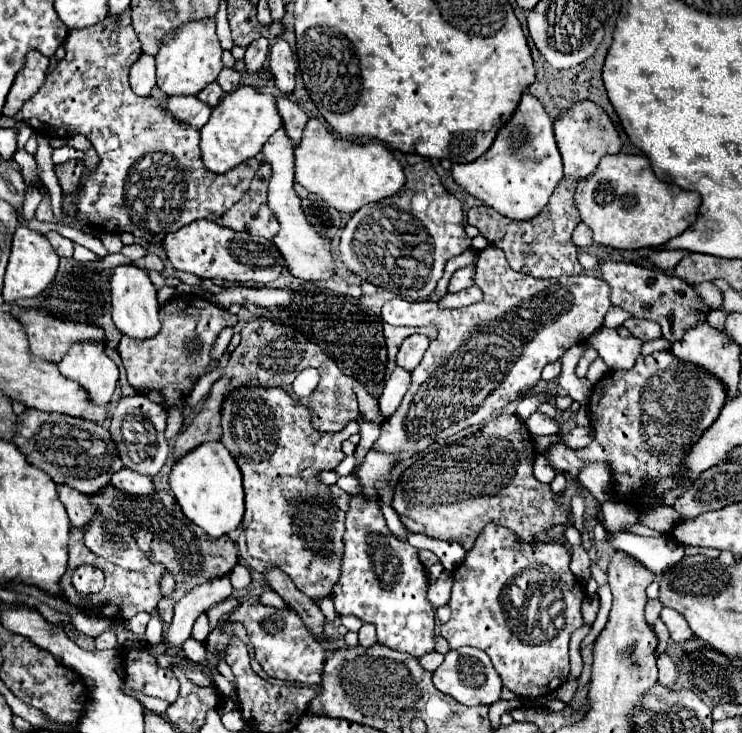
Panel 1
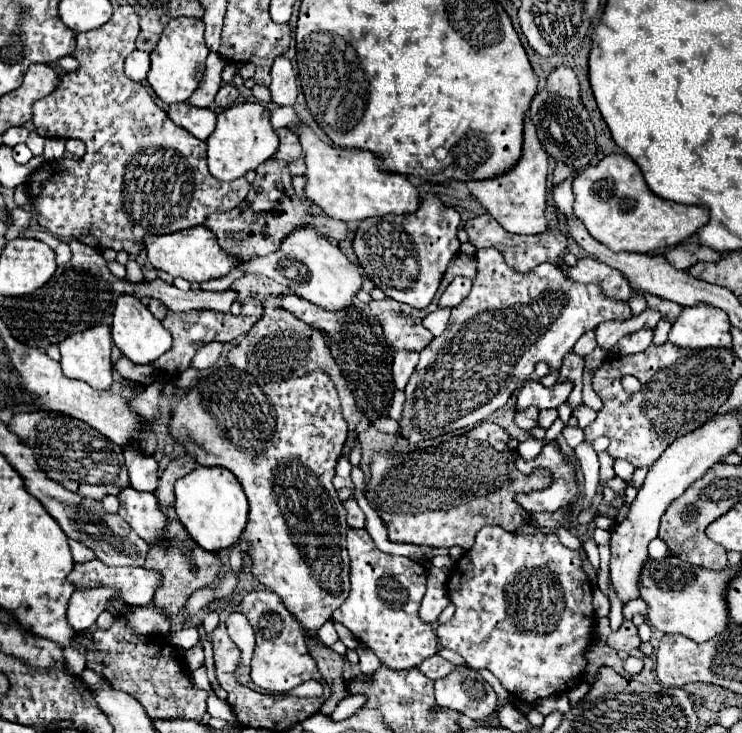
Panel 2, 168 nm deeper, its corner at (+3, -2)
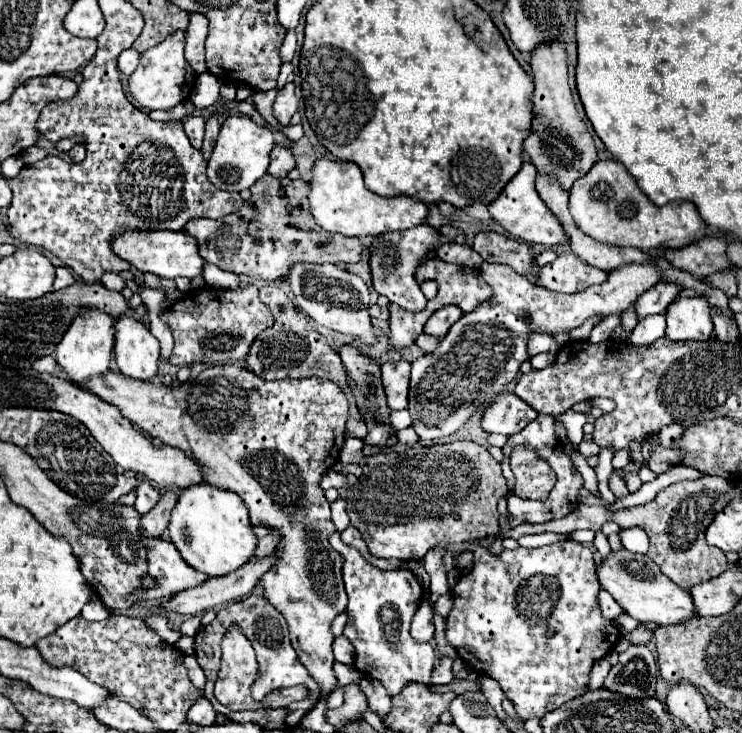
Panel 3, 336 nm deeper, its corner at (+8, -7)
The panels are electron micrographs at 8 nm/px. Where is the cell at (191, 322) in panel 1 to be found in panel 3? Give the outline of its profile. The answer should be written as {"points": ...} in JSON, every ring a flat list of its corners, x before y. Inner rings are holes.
{"points":[[252,285,240,287,236,291,220,291,212,287,196,289,166,309,162,319,164,315,168,317,166,323,174,335,172,365,176,367,192,363,244,361,252,341,274,323,268,307,258,299,258,289]]}

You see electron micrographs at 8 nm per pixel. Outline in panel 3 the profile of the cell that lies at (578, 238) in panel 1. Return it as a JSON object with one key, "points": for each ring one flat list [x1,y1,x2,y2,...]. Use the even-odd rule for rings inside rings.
{"points":[[558,39,550,45,538,47,532,53,532,73,534,73,534,95,532,95,532,131,524,141,524,151,530,155,532,163,544,175,556,175,556,181,564,191,570,191,572,183,586,175,590,167,596,163,596,147,594,139,586,129,586,123,576,111,572,91,568,87,568,71,566,71,566,53,564,43]]}

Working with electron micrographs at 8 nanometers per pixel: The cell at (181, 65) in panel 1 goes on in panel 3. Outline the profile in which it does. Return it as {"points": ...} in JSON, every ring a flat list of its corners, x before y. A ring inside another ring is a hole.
{"points":[[174,31,160,45,144,51,138,69,128,79,128,87,134,99,148,111,172,109,186,101,194,91,194,71,184,57,184,31]]}

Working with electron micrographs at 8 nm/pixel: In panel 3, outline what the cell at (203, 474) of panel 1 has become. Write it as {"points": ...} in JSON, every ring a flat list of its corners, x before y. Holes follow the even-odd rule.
{"points":[[198,483,182,489,170,517,170,541,178,547,182,559,210,577,220,577,242,567,256,549,248,507,232,491,222,491,208,483]]}

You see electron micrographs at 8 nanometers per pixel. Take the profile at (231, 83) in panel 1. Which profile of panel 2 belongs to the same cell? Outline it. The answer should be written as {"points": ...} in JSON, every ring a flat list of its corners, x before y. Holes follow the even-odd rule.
{"points":[[223,84,223,86,219,88,217,96,215,96,215,106,223,110,223,108,227,108,229,104,233,106,233,104,237,102,237,98,239,98,239,90,237,90,233,84]]}

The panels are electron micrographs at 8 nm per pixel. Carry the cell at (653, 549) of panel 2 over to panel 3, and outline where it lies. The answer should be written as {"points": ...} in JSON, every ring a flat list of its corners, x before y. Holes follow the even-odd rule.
{"points":[[628,529,622,533,622,545,624,549,646,553,648,551,648,535,642,529]]}

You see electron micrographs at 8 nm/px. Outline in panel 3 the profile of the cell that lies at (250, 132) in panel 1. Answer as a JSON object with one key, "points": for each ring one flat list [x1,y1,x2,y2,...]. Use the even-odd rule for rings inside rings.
{"points":[[244,115,226,117,226,121,220,127,220,135,214,145,212,157,208,161,210,183,224,191,250,189,266,173,270,165,272,147,274,147,274,135,268,127,260,127,250,117]]}

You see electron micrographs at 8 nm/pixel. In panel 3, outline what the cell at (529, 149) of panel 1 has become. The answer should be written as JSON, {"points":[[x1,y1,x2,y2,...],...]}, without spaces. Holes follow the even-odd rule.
{"points":[[530,161,522,163,518,175,508,181,508,185,500,191,500,195,488,205,488,211,494,221,498,221,514,239,522,239,526,243,540,243,540,245,558,245,566,243,564,229,560,227,558,219,548,211,546,203,540,199,534,181,536,181,536,167]]}

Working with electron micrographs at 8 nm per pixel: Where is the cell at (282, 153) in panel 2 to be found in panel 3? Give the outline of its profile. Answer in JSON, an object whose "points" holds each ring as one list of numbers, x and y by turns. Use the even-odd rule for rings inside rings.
{"points":[[276,145,272,149,272,163,268,167,268,173,276,175,276,177,286,177,286,173,290,169,294,169,294,155,290,153,290,149]]}

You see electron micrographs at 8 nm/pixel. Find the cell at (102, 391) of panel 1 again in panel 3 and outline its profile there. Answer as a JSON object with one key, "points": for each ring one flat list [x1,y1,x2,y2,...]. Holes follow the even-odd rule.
{"points":[[86,311,78,315,56,347,56,361,64,375,74,383,86,383,96,375,104,375,112,355,112,323,114,319,102,311]]}

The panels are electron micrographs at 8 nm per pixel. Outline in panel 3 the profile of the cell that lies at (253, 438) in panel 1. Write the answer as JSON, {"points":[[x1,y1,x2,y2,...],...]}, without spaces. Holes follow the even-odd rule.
{"points":[[228,363,204,369,200,375,180,387,156,387,152,383,128,379,112,371,108,371,108,375,100,375,100,379,92,379,92,383,82,383,82,387,116,405,122,415,126,415,126,419,130,419,150,437,158,437,164,445,184,451,196,461,206,483,238,493,250,509,250,523,254,527,282,533,274,551,276,563,260,577,264,597,284,615,290,627,292,647,308,673,320,683,322,695,332,693,336,677,332,671,334,637,330,633,330,623,336,615,346,611,348,597,342,583,342,555,336,553,328,541,336,527,330,519,330,503,324,497,320,479,324,471,328,471,338,461,338,453,344,445,348,401,340,387,318,377,264,381,250,369]]}

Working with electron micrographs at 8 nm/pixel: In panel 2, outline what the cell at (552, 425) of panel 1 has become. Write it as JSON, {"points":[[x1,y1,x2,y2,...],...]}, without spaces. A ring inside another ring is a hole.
{"points":[[529,406,521,412,515,410,515,416,513,416,513,422,521,428,521,430,531,430,537,426,537,414,539,414,539,408,537,406]]}

